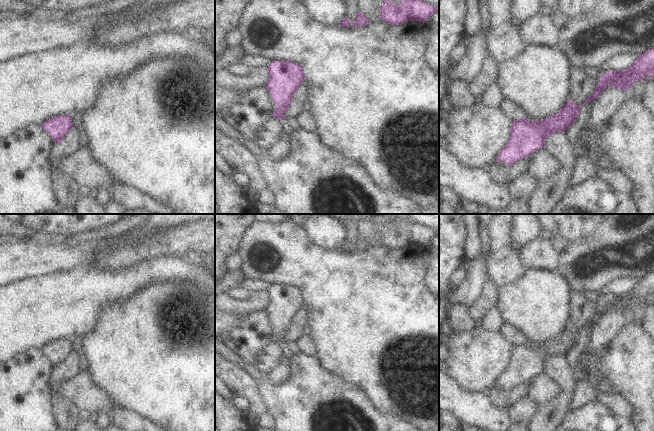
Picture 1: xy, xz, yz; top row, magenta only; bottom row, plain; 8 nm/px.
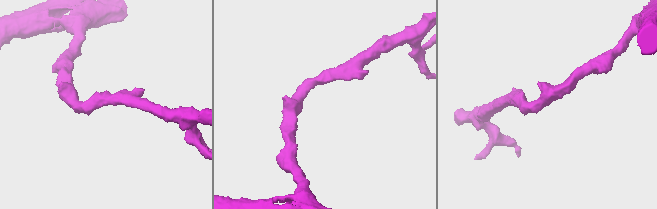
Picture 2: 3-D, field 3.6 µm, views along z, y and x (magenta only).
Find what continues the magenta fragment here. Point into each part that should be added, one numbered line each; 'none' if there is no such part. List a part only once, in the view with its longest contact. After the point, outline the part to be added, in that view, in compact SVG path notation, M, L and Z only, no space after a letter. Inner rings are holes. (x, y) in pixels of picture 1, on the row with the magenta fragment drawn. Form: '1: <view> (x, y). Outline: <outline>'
none

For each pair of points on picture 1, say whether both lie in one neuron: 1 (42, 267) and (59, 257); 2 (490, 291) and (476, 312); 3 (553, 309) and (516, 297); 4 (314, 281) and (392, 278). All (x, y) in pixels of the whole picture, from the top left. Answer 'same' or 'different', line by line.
1: same
2: same
3: same
4: same

